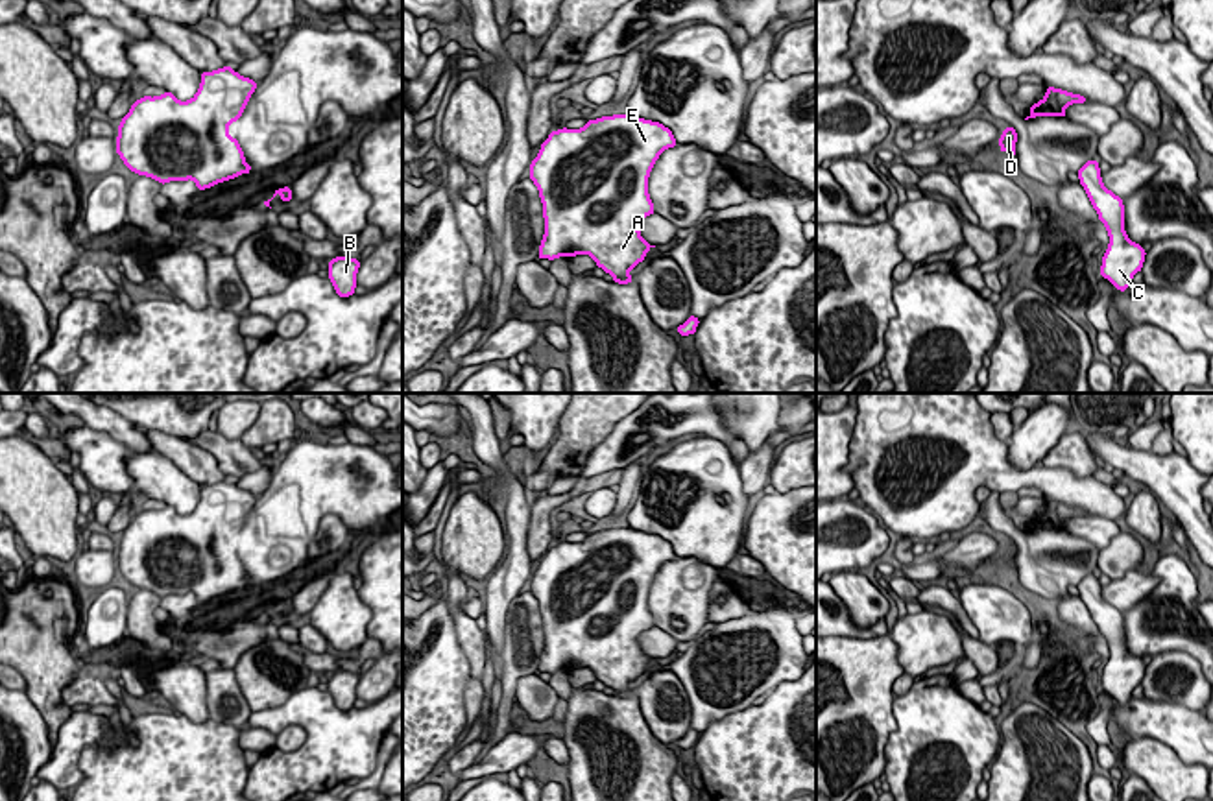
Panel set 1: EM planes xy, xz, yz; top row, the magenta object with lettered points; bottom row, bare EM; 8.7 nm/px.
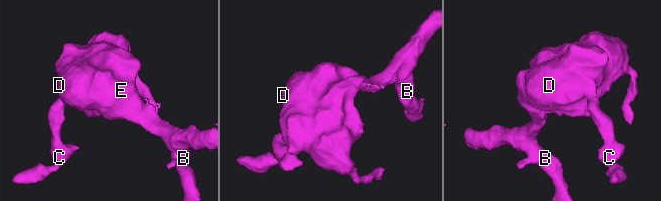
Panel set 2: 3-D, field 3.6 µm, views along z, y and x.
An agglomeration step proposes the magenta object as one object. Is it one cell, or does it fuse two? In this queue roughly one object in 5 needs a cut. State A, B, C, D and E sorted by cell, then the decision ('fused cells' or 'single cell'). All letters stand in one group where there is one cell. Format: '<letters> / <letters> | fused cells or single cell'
A B C D E | single cell

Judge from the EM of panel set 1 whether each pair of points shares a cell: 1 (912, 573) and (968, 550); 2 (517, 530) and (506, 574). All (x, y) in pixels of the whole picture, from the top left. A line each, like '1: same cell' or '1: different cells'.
1: same cell
2: same cell

